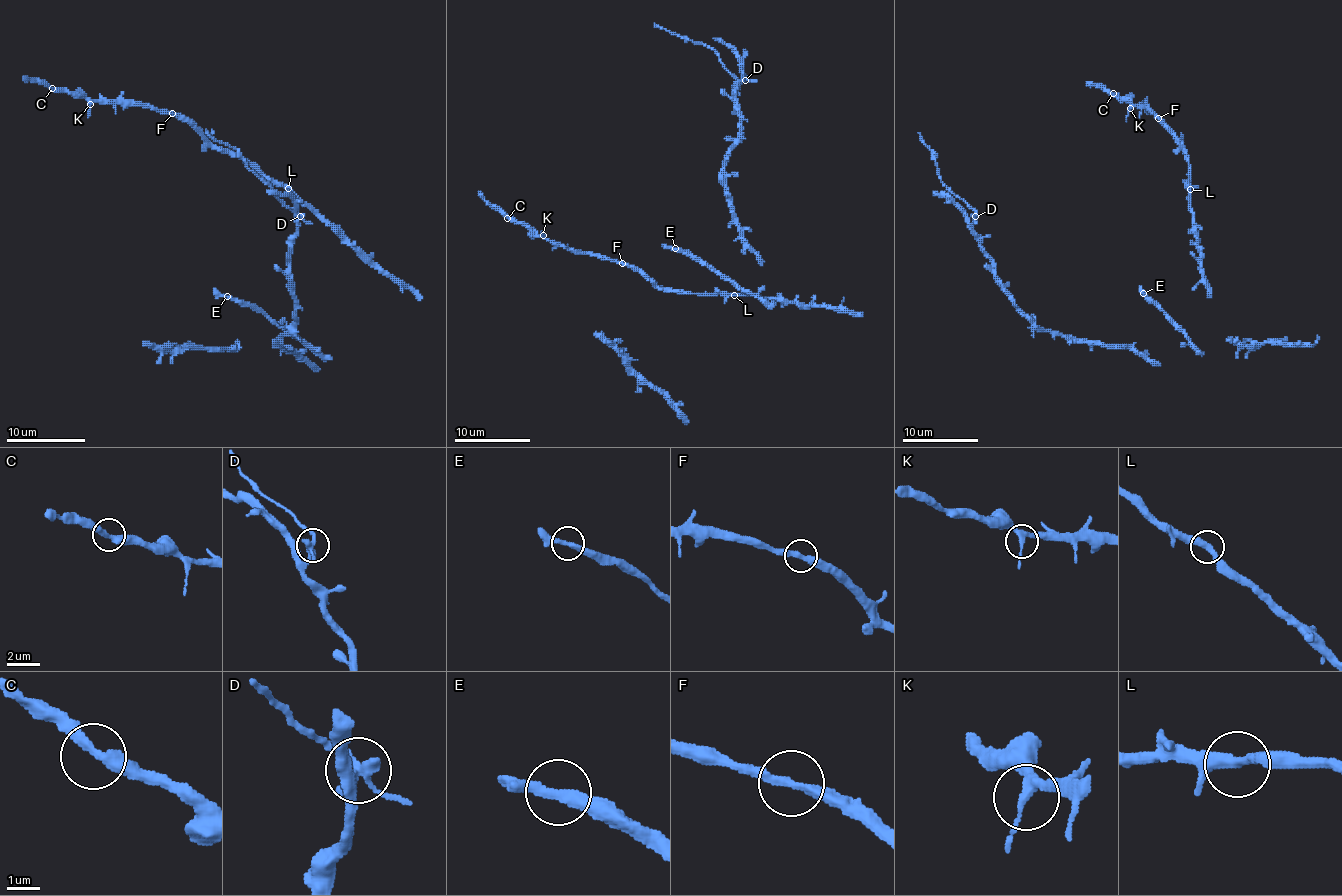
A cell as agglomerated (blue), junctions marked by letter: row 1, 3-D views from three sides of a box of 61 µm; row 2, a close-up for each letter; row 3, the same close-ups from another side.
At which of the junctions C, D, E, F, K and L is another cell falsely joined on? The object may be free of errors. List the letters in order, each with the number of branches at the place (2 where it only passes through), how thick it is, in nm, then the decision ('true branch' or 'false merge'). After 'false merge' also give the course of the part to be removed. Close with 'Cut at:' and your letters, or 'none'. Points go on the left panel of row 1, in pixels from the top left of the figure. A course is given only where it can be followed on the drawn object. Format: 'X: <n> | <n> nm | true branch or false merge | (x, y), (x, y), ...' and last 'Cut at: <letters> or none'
C: 2 | 360 nm | true branch
D: 3 | 260 nm | false merge | (300, 216), (263, 182), (237, 151), (214, 139), (206, 129)
E: 2 | 320 nm | true branch
F: 2 | 320 nm | true branch
K: 3 | 260 nm | true branch
L: 3 | 300 nm | true branch
Cut at: D

